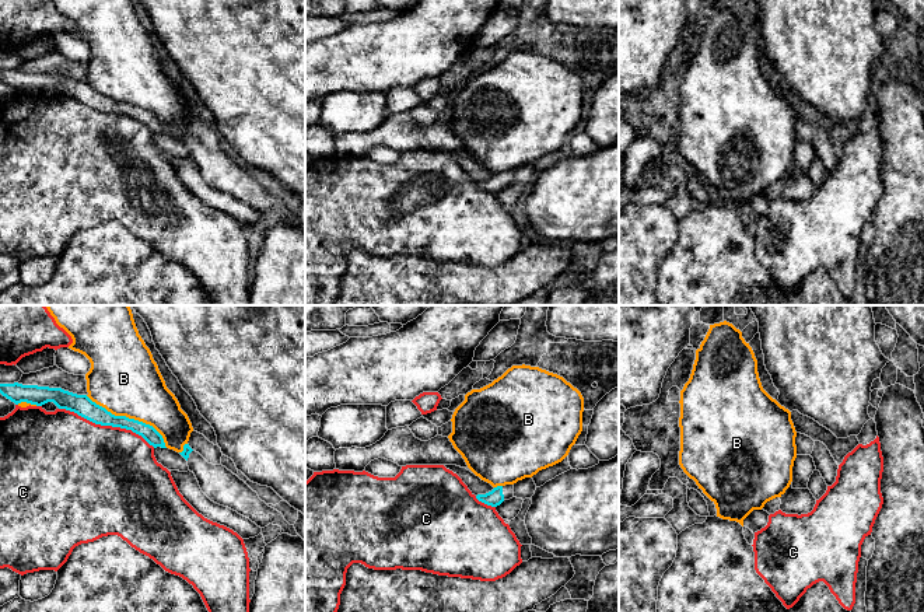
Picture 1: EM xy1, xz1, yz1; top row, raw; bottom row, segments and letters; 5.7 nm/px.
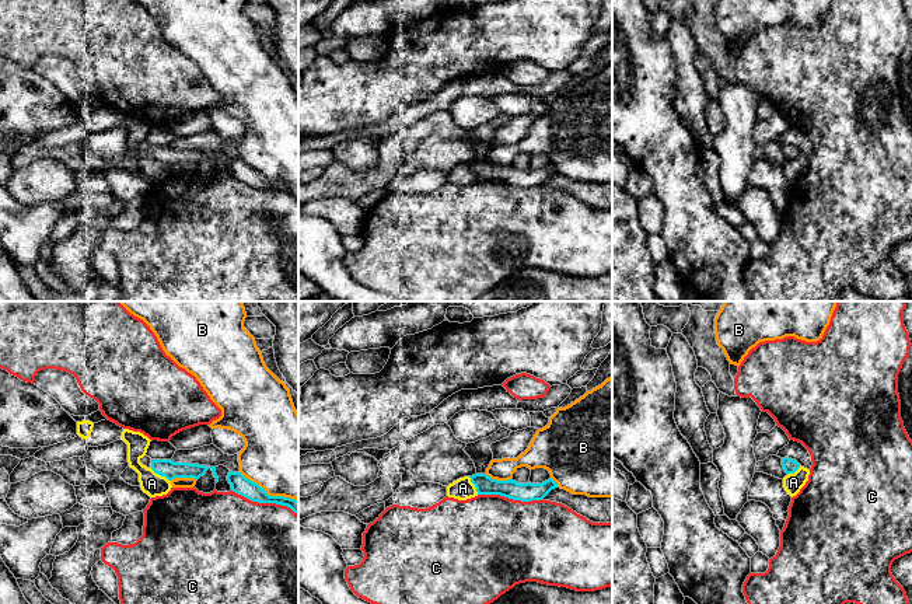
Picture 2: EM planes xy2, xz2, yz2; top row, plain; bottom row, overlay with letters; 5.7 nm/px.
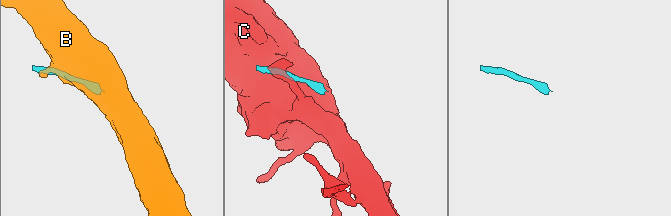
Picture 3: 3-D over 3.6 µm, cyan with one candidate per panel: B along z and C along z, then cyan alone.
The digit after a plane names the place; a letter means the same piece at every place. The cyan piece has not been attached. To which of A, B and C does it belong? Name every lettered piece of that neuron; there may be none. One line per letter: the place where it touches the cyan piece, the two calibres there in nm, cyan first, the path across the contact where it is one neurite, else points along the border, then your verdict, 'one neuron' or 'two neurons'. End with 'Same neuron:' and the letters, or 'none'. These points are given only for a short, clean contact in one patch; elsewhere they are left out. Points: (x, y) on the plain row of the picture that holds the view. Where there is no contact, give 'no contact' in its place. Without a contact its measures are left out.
A: xy2 (160, 160) | 100/130 nm | along xy2 (150, 154), (170, 167) | two neurons
B: xy1 (128, 104) | 110/400 nm | two neurons
C: xy1 (107, 111) | 120/500 nm | two neurons
Same neuron: none

